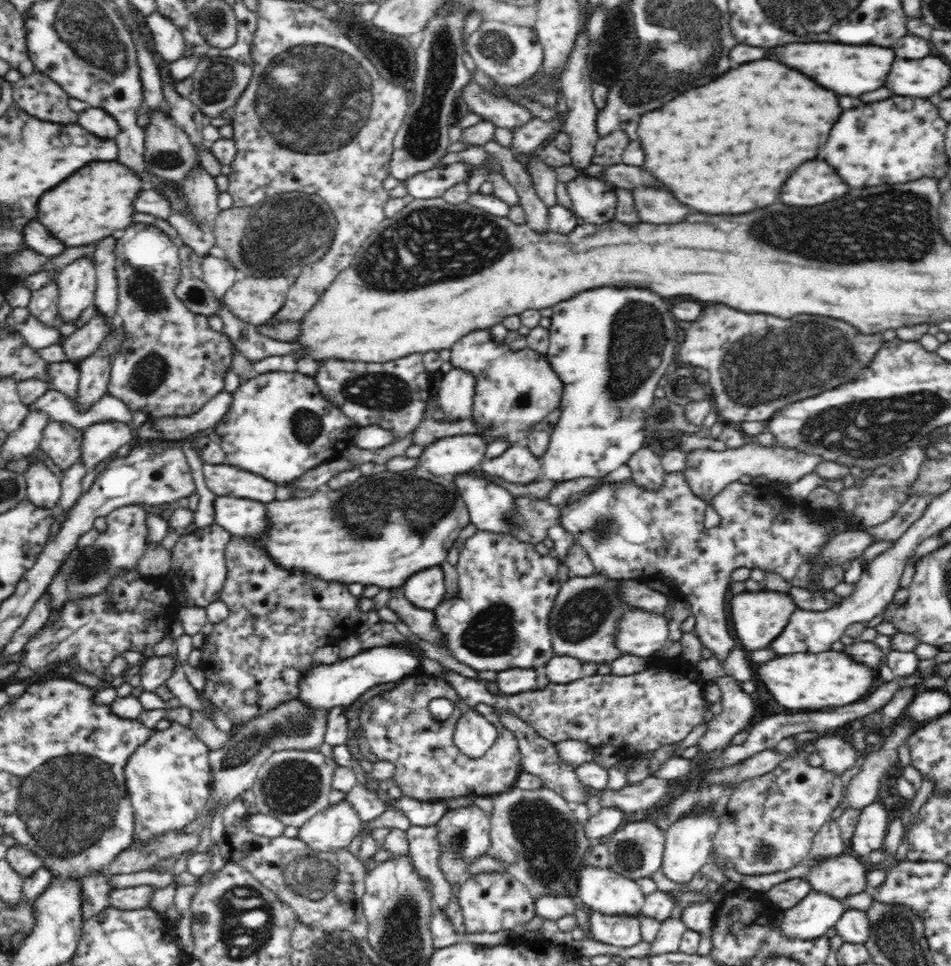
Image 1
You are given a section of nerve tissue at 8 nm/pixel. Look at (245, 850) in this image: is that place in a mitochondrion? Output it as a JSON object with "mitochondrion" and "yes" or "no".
{"mitochondrion":"no"}

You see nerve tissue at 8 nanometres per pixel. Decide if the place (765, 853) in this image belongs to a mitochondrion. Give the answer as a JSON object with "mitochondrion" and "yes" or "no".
{"mitochondrion":"yes"}

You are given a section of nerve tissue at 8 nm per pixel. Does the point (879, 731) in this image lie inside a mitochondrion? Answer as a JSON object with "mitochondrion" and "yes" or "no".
{"mitochondrion":"no"}

